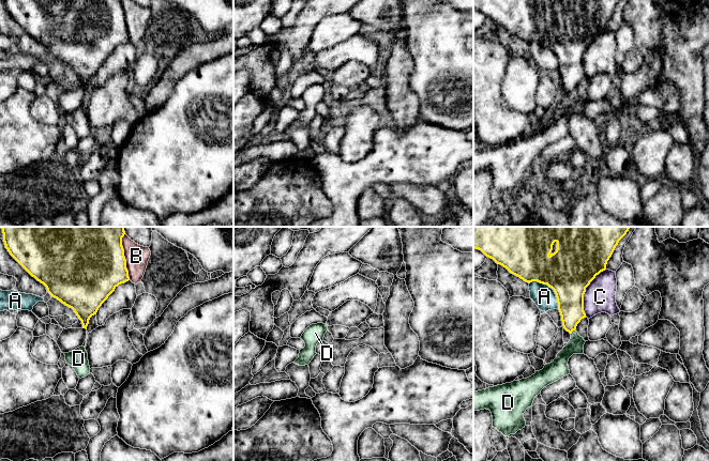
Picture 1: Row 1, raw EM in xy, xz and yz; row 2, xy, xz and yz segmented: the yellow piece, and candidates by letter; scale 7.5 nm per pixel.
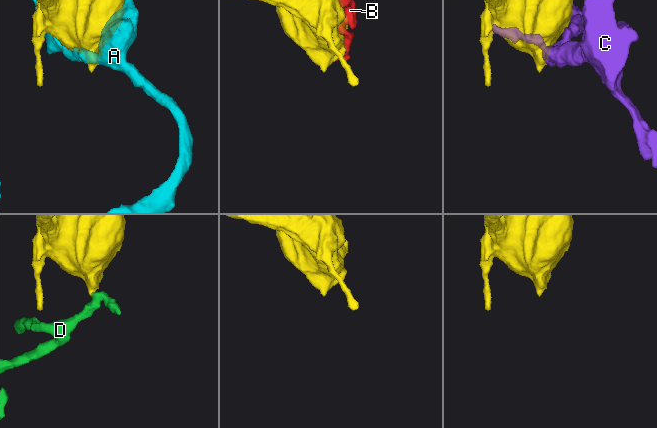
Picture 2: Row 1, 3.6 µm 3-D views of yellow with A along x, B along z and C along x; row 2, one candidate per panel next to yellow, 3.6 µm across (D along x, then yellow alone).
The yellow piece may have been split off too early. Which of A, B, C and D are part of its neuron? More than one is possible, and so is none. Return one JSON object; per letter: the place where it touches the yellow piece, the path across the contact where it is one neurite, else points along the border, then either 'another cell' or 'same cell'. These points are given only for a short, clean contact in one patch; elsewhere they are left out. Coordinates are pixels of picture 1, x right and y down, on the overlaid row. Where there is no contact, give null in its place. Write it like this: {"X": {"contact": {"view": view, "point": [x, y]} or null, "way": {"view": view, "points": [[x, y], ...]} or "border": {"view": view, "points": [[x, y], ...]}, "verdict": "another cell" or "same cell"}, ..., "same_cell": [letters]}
{"A": {"contact": {"view": "yz", "point": [551, 287]}, "verdict": "another cell"}, "B": {"contact": {"view": "xy", "point": [124, 257]}, "verdict": "another cell"}, "C": {"contact": {"view": "yz", "point": [585, 291]}, "verdict": "another cell"}, "D": {"contact": {"view": "yz", "point": [572, 331]}, "border": {"view": "yz", "points": [[575, 328], [571, 334]]}, "verdict": "another cell"}, "same_cell": []}

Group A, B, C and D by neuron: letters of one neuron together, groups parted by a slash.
A / B / C / D

